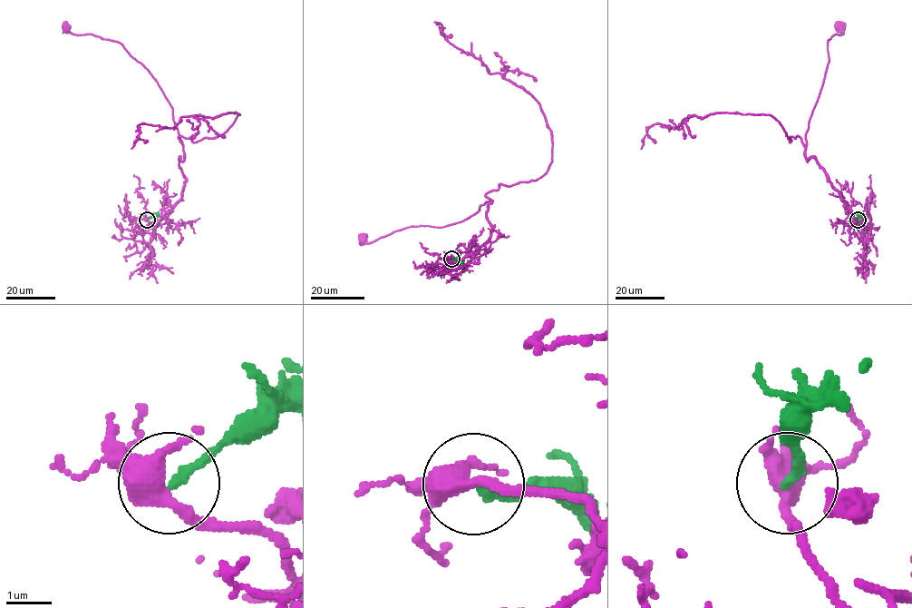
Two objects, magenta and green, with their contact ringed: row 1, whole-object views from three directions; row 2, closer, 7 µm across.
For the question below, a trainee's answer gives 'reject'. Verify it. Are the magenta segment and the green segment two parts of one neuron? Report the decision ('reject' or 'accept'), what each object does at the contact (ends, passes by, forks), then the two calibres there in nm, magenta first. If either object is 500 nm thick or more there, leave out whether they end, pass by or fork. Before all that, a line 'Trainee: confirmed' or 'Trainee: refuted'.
Trainee: confirmed
reject | magenta forks | green ends | 360/190 nm

